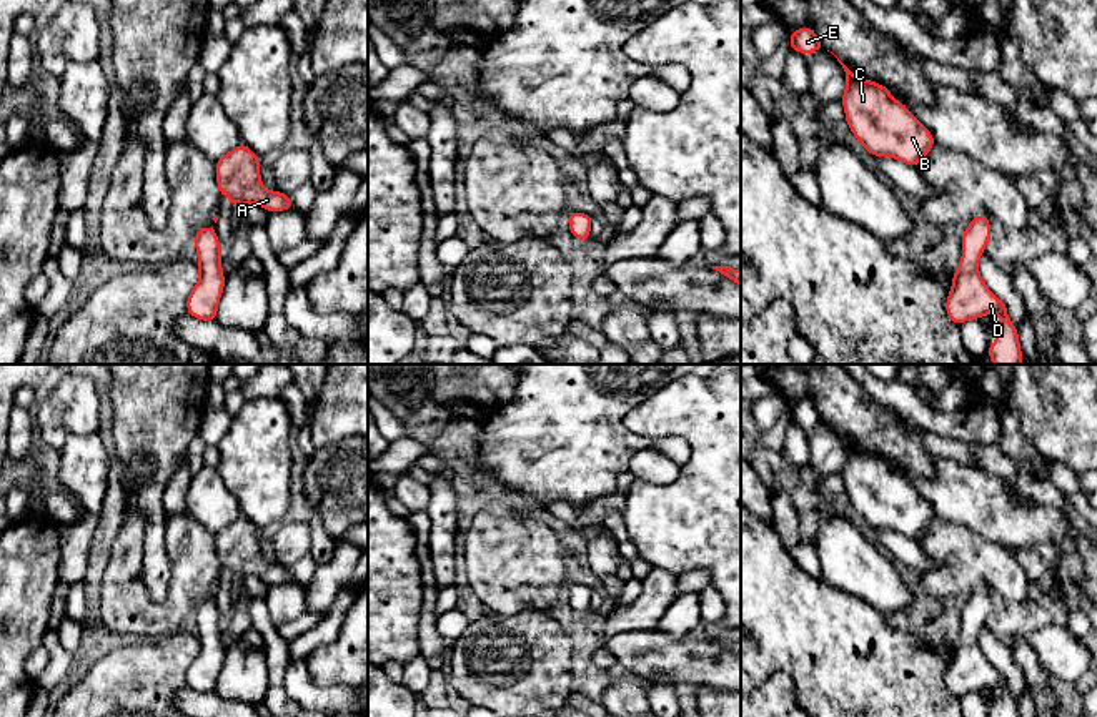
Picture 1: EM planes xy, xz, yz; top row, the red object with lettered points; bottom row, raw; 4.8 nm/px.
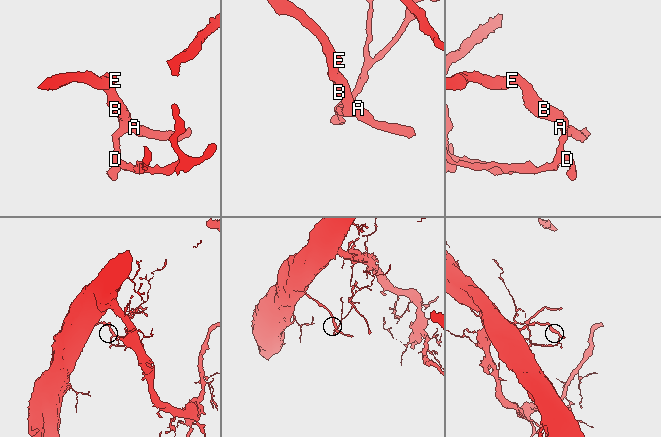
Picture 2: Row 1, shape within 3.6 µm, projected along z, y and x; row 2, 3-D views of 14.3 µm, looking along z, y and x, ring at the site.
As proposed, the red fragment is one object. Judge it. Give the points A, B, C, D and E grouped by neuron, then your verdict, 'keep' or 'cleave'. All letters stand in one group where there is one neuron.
A B C D E | keep

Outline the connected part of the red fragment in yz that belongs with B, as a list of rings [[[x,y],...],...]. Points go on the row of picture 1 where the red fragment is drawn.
[[[839,58],[846,72],[846,91],[841,96],[846,111],[846,123],[854,136],[872,156],[891,156],[906,165],[917,166],[936,145],[932,133],[906,108],[894,100],[891,91],[876,82],[854,75]]]

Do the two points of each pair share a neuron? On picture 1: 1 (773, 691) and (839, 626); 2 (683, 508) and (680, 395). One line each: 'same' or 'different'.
1: different
2: same

